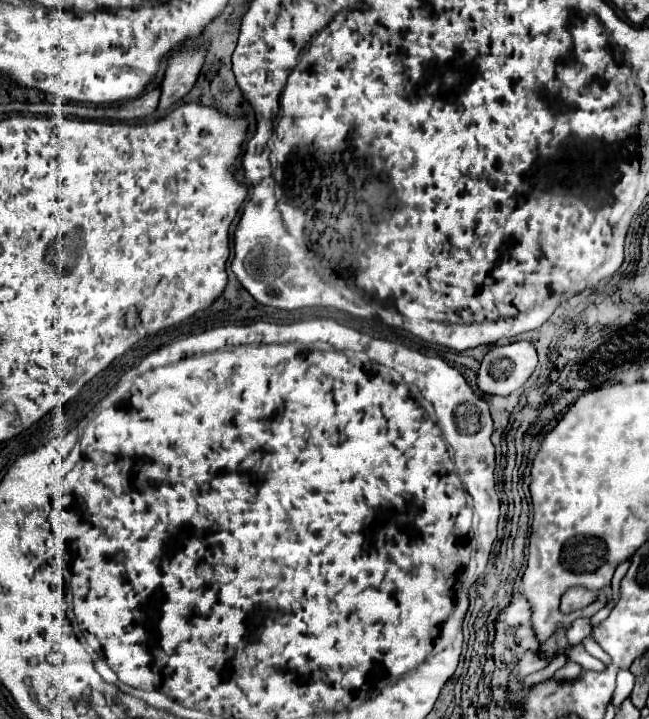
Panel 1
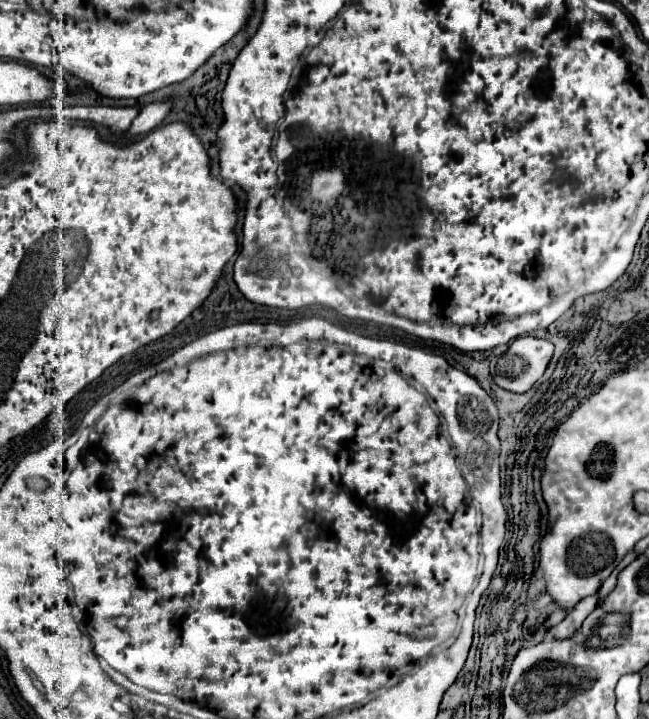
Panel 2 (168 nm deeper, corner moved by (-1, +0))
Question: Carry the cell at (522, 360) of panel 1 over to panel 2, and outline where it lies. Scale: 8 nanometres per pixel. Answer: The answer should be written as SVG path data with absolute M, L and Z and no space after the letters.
M520 336L502 356L490 360L490 376L508 392L526 392L544 374L554 346L544 338Z

